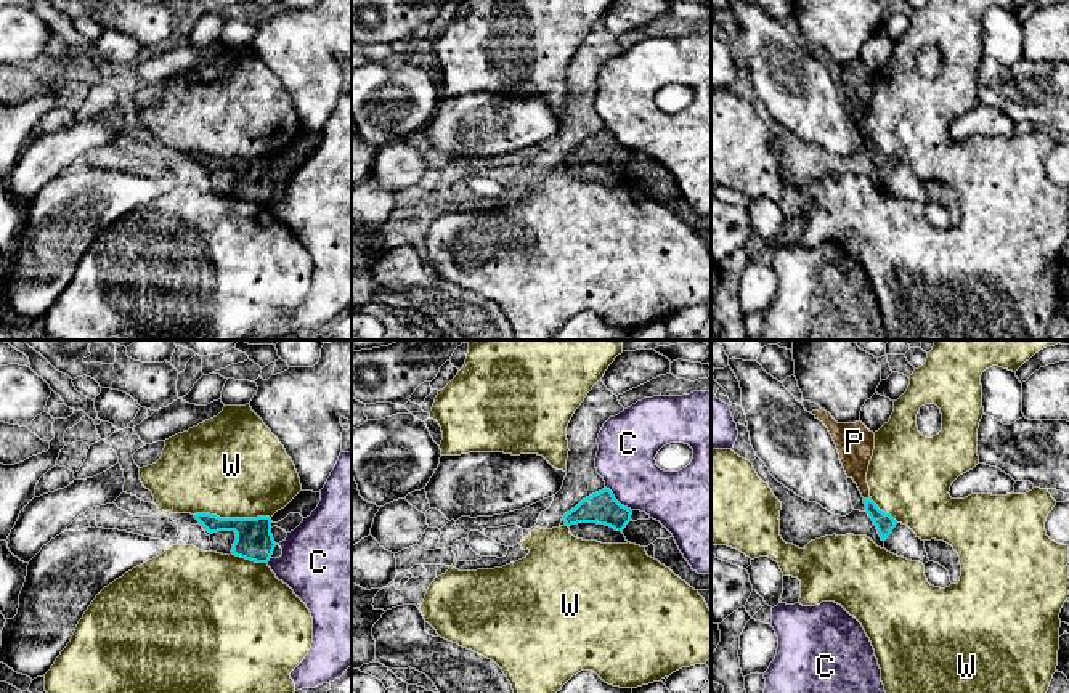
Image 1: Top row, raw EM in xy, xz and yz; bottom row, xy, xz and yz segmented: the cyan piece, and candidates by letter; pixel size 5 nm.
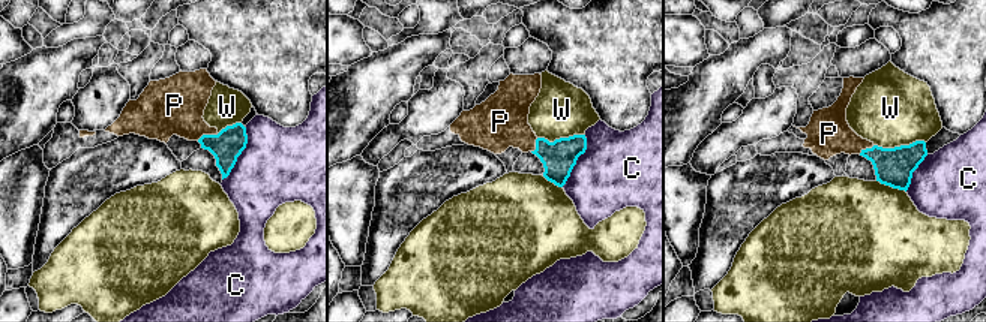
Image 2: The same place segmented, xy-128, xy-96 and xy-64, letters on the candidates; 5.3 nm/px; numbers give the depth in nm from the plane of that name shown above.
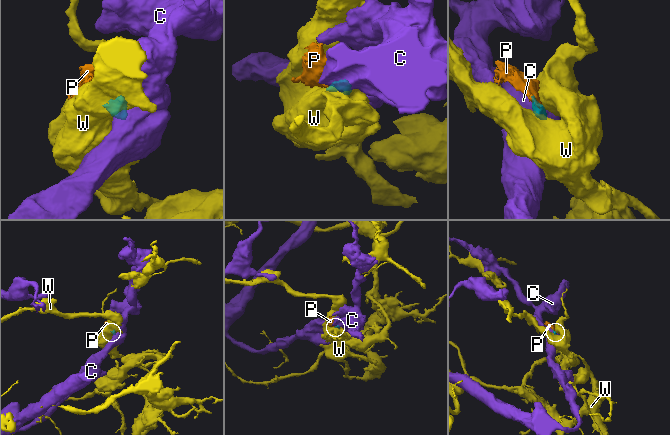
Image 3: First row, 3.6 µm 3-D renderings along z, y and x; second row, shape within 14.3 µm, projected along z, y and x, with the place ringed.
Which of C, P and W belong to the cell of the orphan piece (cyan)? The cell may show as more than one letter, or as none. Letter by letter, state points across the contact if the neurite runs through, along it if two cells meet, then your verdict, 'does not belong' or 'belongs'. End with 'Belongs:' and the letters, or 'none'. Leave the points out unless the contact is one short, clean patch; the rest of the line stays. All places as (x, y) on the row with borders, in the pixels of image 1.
C: border xz (605, 486), (631, 510); does not belong
P: way yz (885, 523), (873, 512), (867, 499), (856, 469), (856, 451); belongs
W: does not belong
Belongs: P

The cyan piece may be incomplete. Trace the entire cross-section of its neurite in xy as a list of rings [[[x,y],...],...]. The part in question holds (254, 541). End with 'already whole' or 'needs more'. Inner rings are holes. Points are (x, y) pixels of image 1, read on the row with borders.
[[[196,513],[194,518],[210,533],[234,531],[233,555],[255,561],[268,563],[276,542],[271,534],[271,518],[220,518],[210,513]]] | already whole

